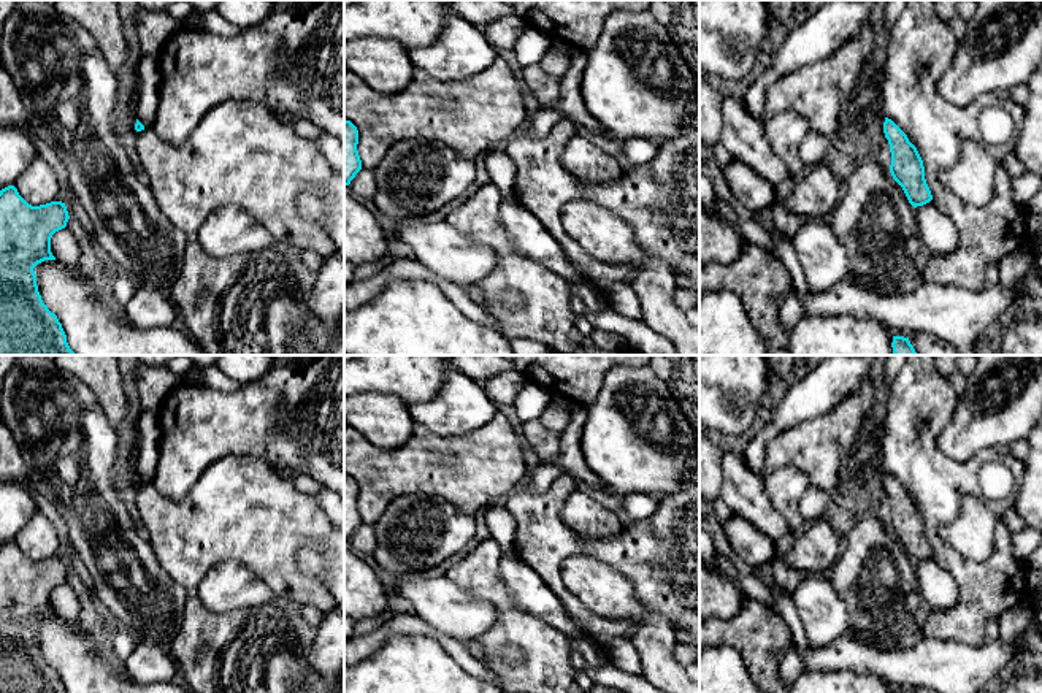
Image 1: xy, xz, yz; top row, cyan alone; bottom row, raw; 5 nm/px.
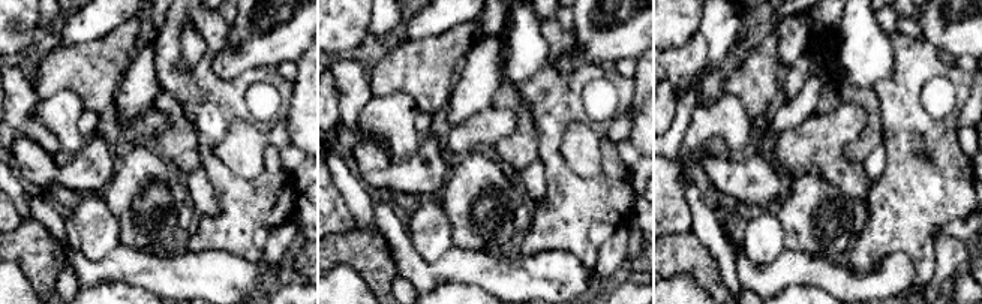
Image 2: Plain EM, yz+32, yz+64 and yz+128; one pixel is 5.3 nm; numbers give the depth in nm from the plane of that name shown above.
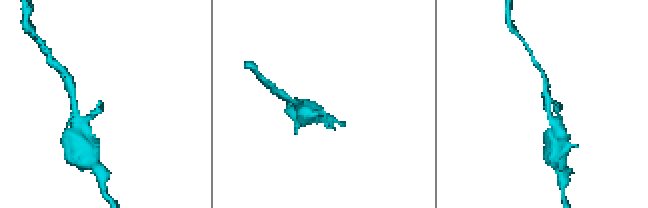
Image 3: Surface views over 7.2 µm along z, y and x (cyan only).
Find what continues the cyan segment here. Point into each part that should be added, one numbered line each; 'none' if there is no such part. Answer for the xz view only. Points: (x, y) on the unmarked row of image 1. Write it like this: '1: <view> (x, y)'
none

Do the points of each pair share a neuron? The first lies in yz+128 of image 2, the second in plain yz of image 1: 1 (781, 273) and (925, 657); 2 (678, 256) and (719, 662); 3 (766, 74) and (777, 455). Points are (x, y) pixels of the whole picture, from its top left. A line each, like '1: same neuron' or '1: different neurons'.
1: same neuron
2: different neurons
3: same neuron

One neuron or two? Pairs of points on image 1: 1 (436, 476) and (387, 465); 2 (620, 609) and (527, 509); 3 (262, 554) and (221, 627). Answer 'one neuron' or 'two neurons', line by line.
1: one neuron
2: two neurons
3: two neurons

